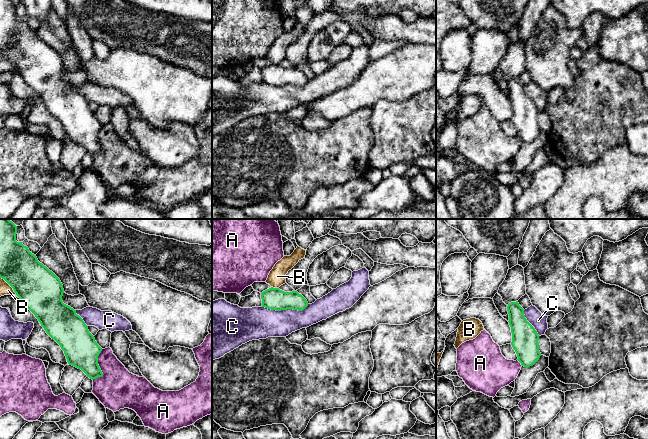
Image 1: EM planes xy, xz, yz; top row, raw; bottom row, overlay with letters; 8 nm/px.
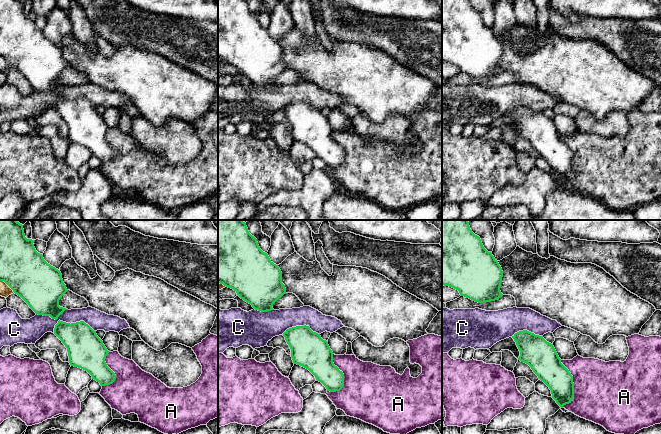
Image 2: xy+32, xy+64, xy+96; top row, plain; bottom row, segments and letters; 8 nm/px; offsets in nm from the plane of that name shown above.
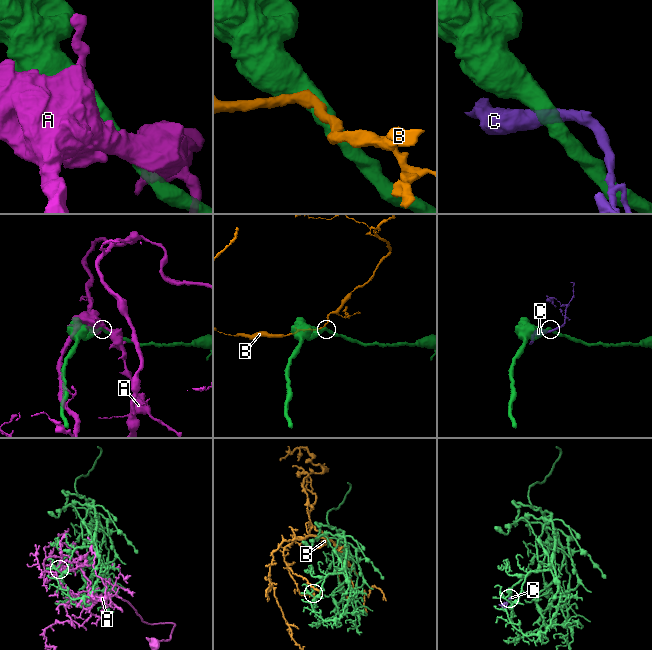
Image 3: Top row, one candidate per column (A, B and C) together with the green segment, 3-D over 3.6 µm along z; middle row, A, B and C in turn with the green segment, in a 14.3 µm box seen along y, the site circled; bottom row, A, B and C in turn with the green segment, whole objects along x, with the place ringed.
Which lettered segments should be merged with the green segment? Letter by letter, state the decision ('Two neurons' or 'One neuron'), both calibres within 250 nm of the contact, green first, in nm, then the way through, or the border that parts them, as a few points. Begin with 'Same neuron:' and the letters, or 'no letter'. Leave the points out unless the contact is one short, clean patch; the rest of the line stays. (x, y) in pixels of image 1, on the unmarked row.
Same neuron: no letter
A: Two neurons. Thickness 280 nm (green) against 320 nm
B: Two neurons. Thickness 340 nm (green) against 100 nm
C: Two neurons. Thickness 180 nm (green) against 260 nm

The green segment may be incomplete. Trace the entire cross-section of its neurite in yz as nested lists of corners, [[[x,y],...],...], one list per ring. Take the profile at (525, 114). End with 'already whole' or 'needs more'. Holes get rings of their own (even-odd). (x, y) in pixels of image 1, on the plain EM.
[[[518,77],[511,78],[507,82],[509,101],[511,103],[512,118],[518,137],[524,143],[534,141],[540,134],[539,111],[535,104],[527,97],[524,85]]] | already whole

